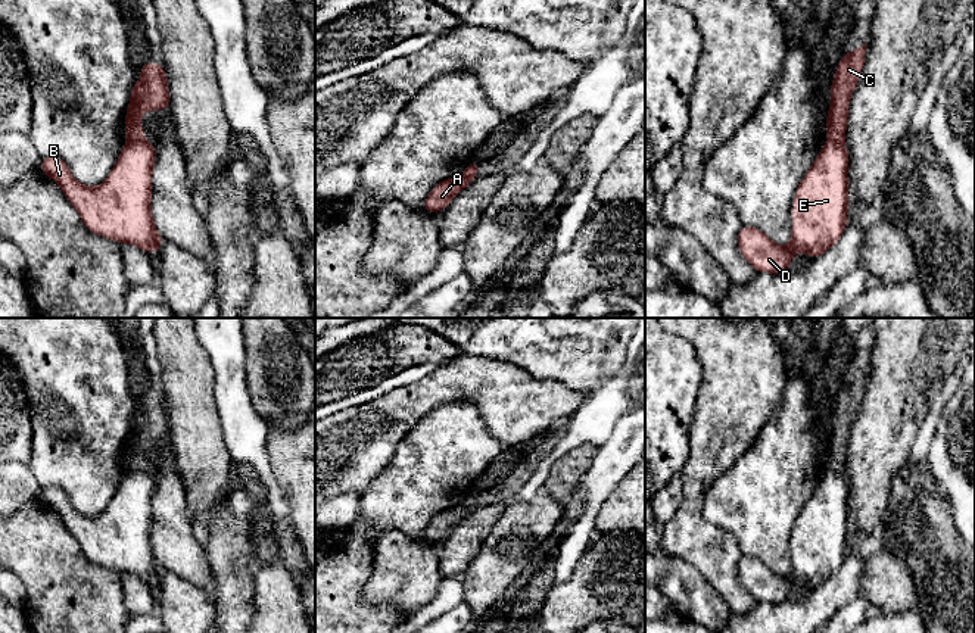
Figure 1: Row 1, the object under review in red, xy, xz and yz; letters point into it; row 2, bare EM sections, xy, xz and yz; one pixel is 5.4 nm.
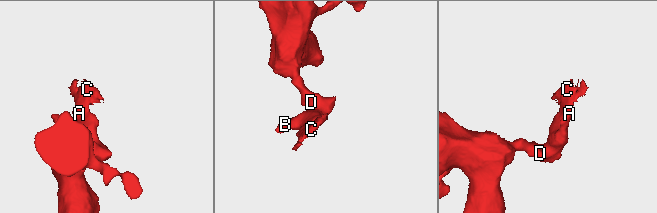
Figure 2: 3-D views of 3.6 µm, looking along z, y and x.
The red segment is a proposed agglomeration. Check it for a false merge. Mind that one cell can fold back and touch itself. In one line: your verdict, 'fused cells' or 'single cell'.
fused cells

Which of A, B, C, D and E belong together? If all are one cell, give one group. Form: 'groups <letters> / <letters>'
groups A C / B D E

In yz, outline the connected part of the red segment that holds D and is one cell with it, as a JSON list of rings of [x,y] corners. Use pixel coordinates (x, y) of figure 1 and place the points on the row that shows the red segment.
[[[828,138],[794,194],[791,243],[788,246],[776,246],[758,228],[742,225],[736,236],[738,249],[756,272],[781,274],[789,269],[794,252],[806,252],[816,259],[840,240],[847,227],[848,162],[850,156],[845,147]]]

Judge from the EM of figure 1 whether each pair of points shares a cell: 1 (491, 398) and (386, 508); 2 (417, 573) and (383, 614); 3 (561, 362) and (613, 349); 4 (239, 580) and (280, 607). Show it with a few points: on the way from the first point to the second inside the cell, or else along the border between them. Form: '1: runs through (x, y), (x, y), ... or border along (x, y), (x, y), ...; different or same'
1: border along (444, 404), (470, 401), (486, 430), (498, 440); different
2: border along (370, 577), (361, 596), (393, 602), (401, 617); different
3: runs through (575, 352), (600, 352); same
4: border along (258, 564), (254, 573), (254, 614), (251, 617); different

